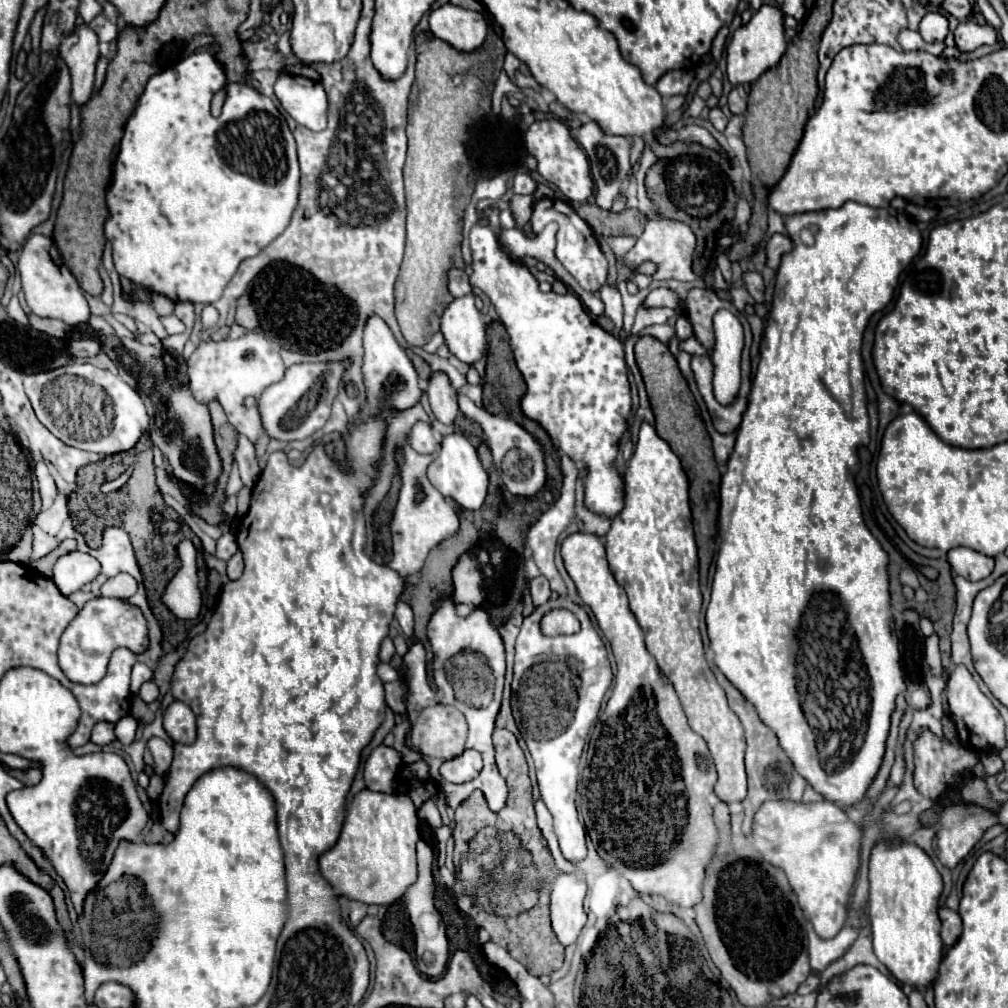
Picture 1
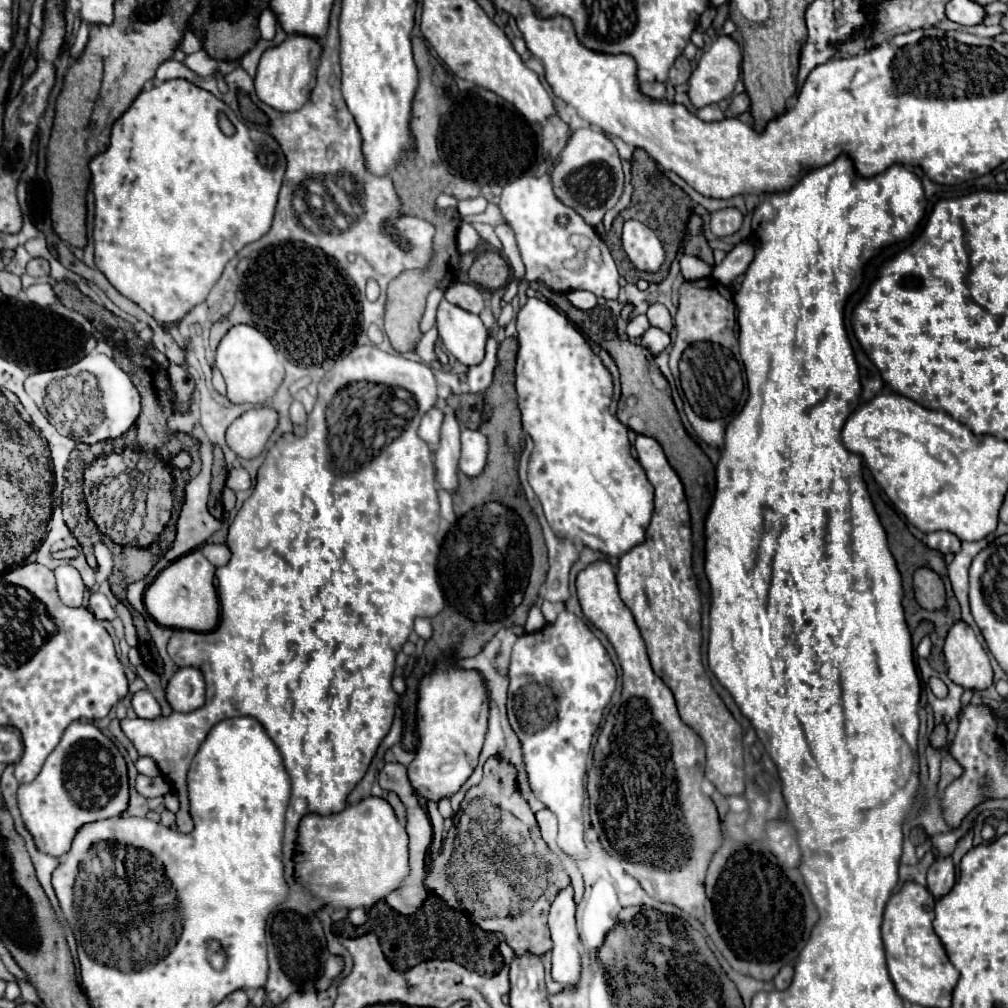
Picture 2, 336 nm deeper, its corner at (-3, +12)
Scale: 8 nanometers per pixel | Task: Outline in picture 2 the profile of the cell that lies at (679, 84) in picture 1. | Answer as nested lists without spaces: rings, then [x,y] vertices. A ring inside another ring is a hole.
[[[643,82],[639,88],[641,88],[643,94],[647,94],[647,96],[651,96],[655,100],[661,100],[665,96],[665,90],[667,90],[665,82]]]

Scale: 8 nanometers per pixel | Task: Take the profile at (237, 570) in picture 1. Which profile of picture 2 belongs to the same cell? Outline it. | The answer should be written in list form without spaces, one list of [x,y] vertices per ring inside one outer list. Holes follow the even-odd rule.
[[[193,550],[169,564],[145,590],[145,608],[161,626],[209,632],[217,627],[219,618],[219,602],[213,578],[215,566],[203,556],[201,550]]]

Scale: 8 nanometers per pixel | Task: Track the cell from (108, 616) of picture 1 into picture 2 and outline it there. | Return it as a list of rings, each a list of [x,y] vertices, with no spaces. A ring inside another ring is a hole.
[[[93,592],[89,596],[89,608],[101,620],[113,620],[117,616],[115,610],[113,610],[113,606],[109,604],[109,600],[101,592]]]

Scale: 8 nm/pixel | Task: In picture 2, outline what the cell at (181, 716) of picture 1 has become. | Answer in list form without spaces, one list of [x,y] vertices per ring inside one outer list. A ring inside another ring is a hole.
[[[179,668],[165,692],[175,712],[193,712],[205,702],[203,674],[197,668]]]

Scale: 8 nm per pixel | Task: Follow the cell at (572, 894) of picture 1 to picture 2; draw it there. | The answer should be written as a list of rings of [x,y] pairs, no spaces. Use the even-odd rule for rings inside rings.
[[[573,886],[563,888],[551,904],[549,910],[549,928],[553,940],[553,980],[563,986],[575,986],[581,972],[581,956],[579,956],[579,934],[575,928],[575,898]]]

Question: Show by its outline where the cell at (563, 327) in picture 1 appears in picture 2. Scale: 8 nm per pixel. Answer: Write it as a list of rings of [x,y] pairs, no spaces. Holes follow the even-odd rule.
[[[527,298],[517,312],[517,394],[523,430],[533,438],[535,450],[529,462],[529,484],[537,494],[545,518],[557,536],[585,544],[609,556],[621,556],[645,540],[645,528],[653,514],[653,486],[645,470],[629,452],[627,426],[609,414],[613,398],[613,376],[603,360],[591,350],[590,342],[569,318],[539,298]]]

